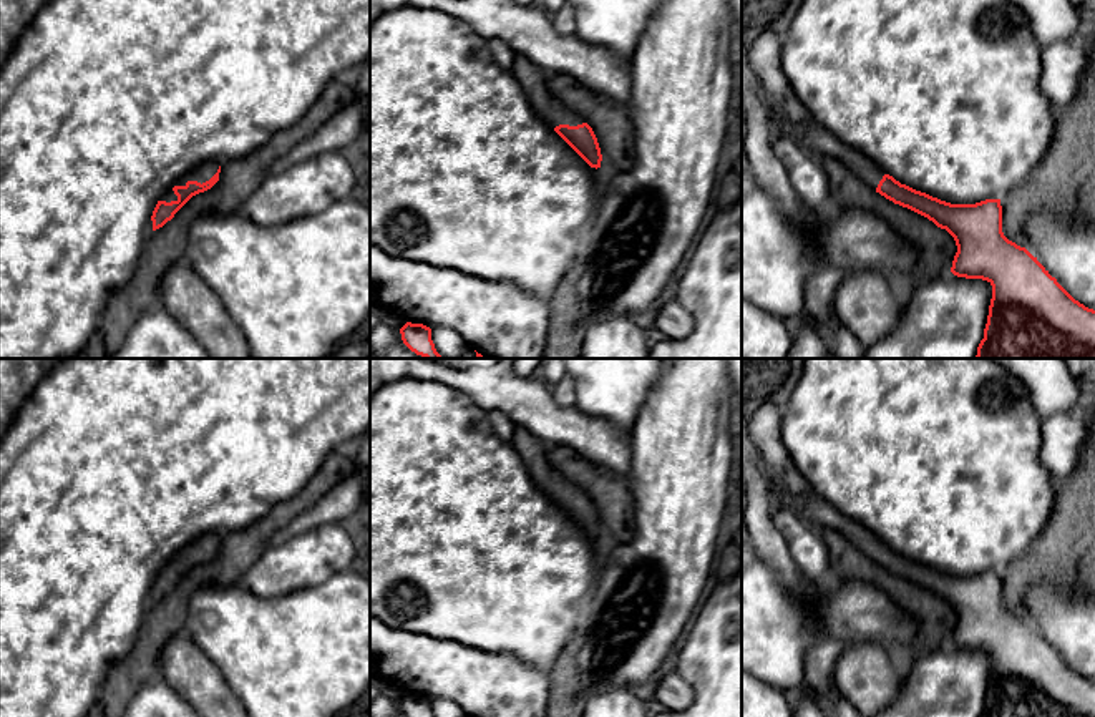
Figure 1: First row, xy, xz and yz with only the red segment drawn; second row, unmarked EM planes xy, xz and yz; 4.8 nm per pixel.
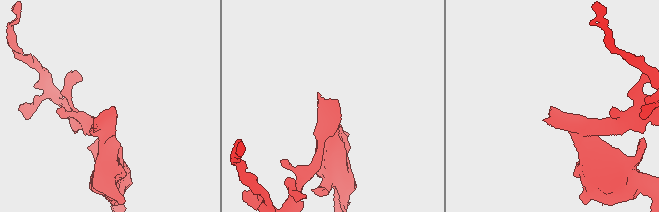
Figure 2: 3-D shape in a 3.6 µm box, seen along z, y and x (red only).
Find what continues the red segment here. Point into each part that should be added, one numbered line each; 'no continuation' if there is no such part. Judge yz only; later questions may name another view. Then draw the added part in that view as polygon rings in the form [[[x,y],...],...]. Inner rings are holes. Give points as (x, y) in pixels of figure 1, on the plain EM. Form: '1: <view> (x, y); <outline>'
1: yz (817, 512); [[[776,480],[771,486],[771,495],[778,495],[783,506],[791,508],[801,519],[813,528],[830,528],[843,534],[869,559],[876,561],[883,548],[886,546],[868,528],[844,516],[828,501],[816,495],[796,496],[785,490]]]

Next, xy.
1: xy (203, 545); [[[207,533],[197,539],[194,539],[189,546],[181,549],[176,558],[186,558],[187,553],[197,553],[197,554],[206,554],[209,553],[219,541],[221,534],[217,533]]]

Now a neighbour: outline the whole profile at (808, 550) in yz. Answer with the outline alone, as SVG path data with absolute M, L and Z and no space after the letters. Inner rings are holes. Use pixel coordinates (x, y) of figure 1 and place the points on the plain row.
M781 506L773 521L785 538L798 571L810 581L820 581L830 568L830 549L818 531L791 508Z

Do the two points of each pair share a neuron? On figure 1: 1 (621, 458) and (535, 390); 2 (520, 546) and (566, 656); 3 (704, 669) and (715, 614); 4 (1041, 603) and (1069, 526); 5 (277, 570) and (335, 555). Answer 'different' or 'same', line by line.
1: same
2: different
3: same
4: different
5: same

